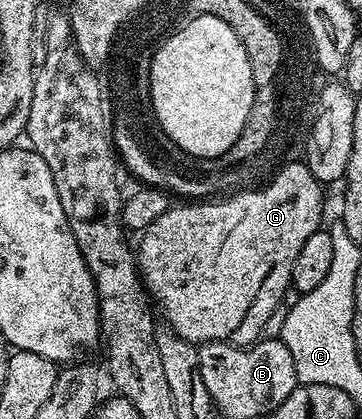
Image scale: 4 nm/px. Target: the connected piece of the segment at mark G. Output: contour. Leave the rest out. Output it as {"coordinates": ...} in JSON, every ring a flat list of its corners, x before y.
{"coordinates":[[304,162,283,165,274,181,259,192,242,192,215,204,186,202,183,208,171,206,141,233,142,241,136,244,136,261,142,287,160,316,162,311,165,327,188,343,195,346,221,340,239,346,255,343,263,335,262,327,273,318,286,288,288,292,291,287,290,271,296,254,300,254,300,246,323,227,324,188]]}

